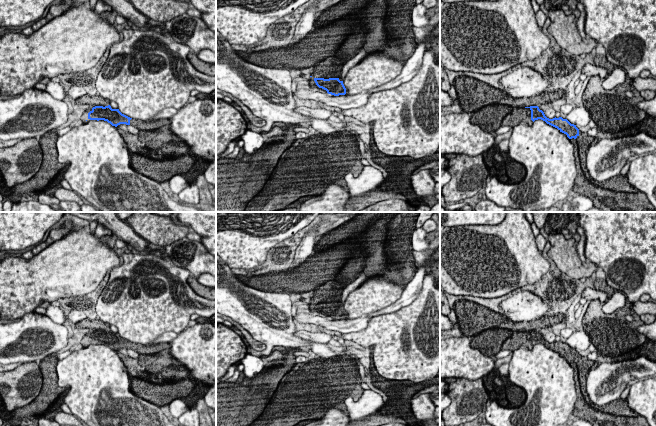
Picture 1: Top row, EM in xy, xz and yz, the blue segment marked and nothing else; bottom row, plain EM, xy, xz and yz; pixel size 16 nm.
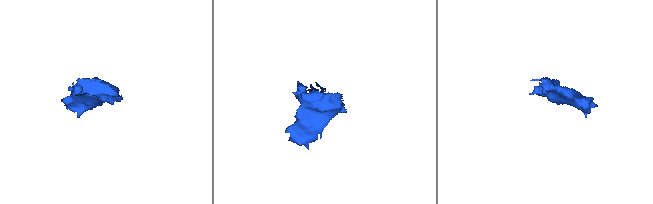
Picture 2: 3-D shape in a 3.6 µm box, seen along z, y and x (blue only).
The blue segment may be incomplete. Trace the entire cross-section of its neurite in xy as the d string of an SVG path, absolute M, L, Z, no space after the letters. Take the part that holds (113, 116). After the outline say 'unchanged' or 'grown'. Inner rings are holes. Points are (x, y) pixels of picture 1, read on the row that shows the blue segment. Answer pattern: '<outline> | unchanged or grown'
M95 106L88 113L88 119L90 120L104 120L110 123L112 126L117 127L120 124L130 125L132 118L122 114L119 109L112 109L108 106Z | unchanged

